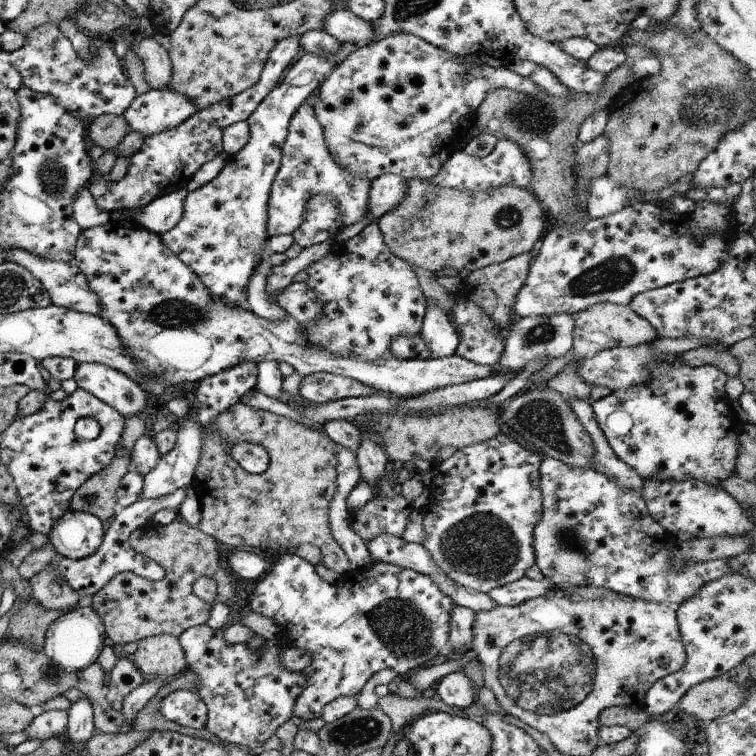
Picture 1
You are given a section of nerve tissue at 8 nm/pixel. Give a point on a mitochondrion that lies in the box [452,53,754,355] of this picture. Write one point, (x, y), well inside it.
(711, 107)

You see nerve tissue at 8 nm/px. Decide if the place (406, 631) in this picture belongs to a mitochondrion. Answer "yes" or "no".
yes

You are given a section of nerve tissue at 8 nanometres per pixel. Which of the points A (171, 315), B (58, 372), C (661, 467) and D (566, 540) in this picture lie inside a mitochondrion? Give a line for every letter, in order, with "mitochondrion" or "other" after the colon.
A: mitochondrion
B: other
C: other
D: mitochondrion

